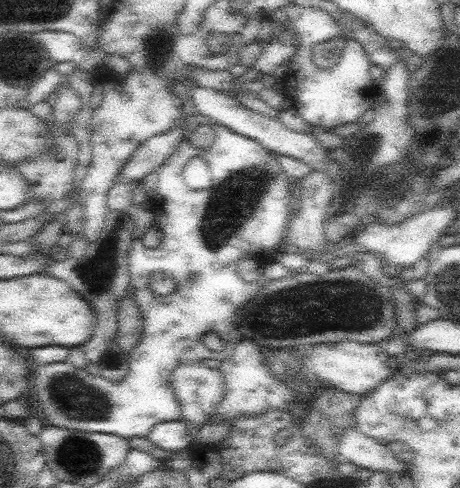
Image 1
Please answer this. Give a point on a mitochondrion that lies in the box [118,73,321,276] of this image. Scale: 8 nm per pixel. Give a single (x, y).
(238, 198)

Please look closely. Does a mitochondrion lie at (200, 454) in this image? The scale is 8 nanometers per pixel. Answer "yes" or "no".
no

